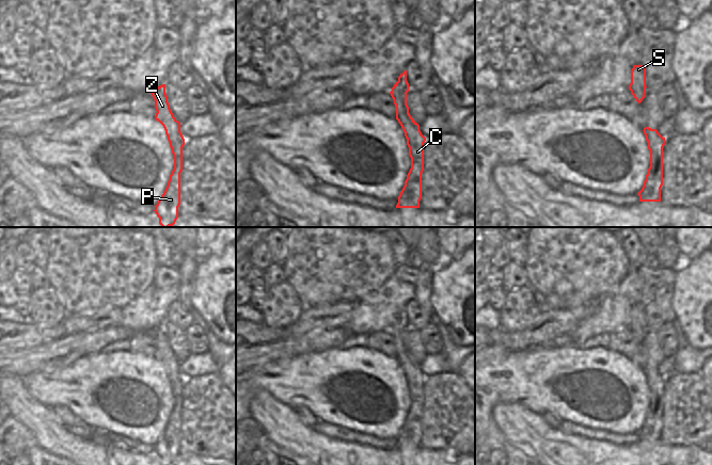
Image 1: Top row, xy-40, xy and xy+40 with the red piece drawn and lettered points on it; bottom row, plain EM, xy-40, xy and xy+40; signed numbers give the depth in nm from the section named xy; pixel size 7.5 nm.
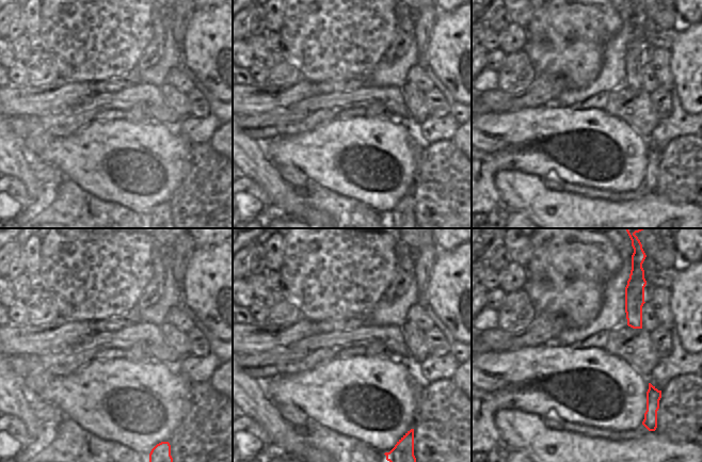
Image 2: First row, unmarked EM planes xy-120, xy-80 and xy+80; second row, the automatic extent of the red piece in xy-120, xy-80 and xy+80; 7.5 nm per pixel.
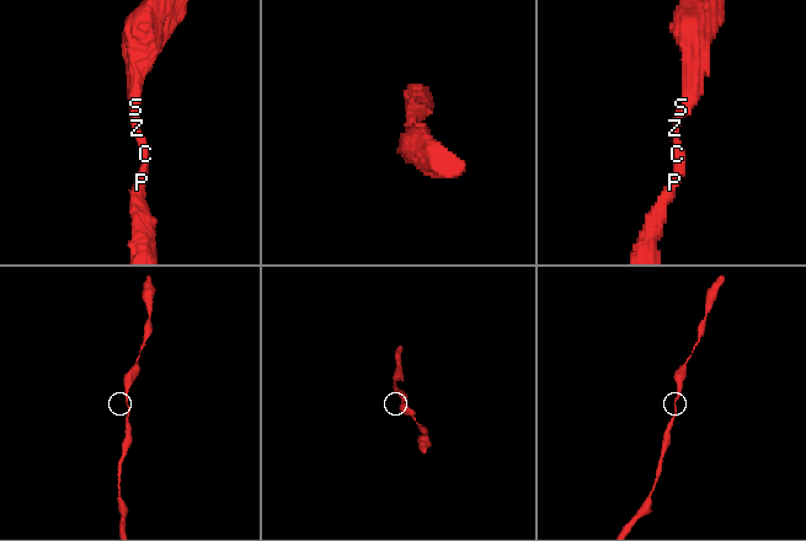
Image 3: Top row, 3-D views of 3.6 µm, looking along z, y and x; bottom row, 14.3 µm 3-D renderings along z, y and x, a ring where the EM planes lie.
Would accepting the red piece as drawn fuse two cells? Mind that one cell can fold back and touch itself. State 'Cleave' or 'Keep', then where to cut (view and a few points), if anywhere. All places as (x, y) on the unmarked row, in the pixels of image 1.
Keep. No split.

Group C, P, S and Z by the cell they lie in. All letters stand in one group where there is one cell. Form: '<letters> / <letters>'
C P S Z

